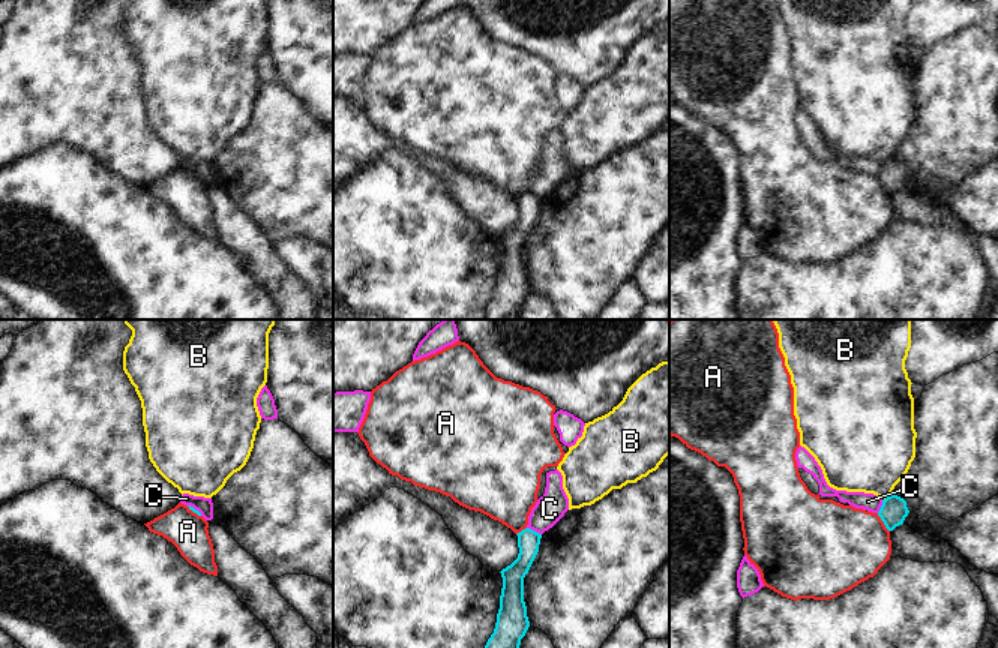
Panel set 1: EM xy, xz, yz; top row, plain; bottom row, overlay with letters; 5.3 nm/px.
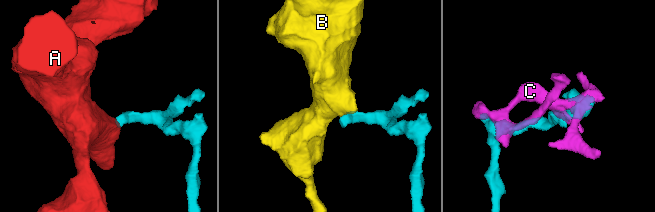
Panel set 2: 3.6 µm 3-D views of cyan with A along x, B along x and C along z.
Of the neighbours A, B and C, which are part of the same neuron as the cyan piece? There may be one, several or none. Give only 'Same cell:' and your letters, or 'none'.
Same cell: none

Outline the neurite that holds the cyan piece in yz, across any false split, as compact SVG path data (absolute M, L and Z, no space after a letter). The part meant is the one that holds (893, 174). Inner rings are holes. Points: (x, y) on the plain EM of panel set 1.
M890 159L882 164L882 170L878 176L878 180L884 186L888 195L893 195L896 190L902 189L909 174L906 165L897 159Z

